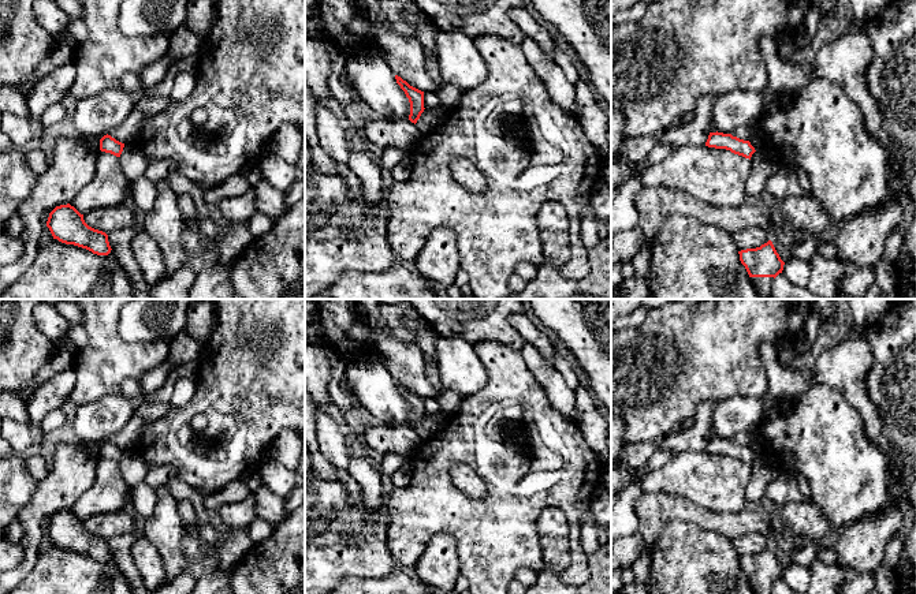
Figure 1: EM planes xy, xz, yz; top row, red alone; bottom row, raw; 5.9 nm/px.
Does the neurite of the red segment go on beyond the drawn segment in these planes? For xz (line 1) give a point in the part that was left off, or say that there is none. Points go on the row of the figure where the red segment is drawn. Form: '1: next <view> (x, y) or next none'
1: next none

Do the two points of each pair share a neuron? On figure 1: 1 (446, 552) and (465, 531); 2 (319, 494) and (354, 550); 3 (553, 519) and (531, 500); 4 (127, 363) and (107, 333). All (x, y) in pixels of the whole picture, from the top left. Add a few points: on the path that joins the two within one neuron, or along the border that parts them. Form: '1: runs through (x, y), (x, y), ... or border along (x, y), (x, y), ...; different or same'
1: border along (434, 535), (443, 534), (453, 540), (461, 574); different
2: runs through (334, 505), (354, 526), (354, 535); same
3: border along (559, 507), (547, 507), (539, 515), (539, 541); different
4: runs through (120, 357), (107, 340); same

